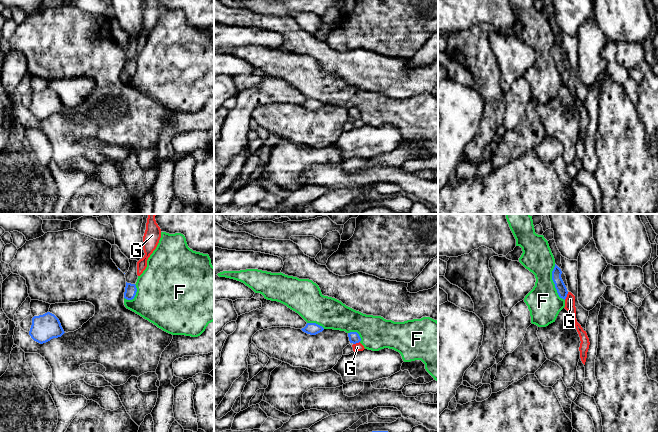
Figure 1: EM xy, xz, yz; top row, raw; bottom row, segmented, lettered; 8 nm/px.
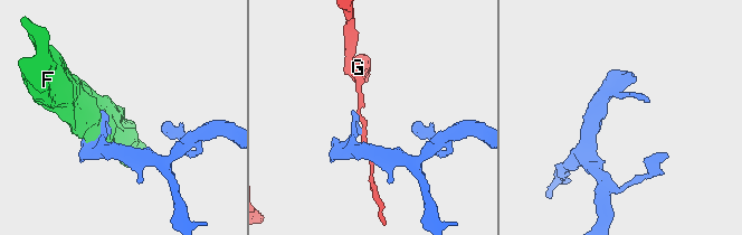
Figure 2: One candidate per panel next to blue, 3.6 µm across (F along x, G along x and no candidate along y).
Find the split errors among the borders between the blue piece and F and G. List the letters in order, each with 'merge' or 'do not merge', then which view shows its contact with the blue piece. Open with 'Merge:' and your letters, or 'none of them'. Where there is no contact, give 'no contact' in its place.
Merge: none of them
F: do not merge; contact in yz
G: do not merge; contact in yz

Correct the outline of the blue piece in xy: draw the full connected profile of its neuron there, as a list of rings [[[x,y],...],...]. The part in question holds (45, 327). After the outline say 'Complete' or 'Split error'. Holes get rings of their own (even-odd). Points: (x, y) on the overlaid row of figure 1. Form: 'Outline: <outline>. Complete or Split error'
Outline: [[[50,312],[32,318],[29,335],[40,344],[61,337],[64,333],[59,319]]]. Complete

